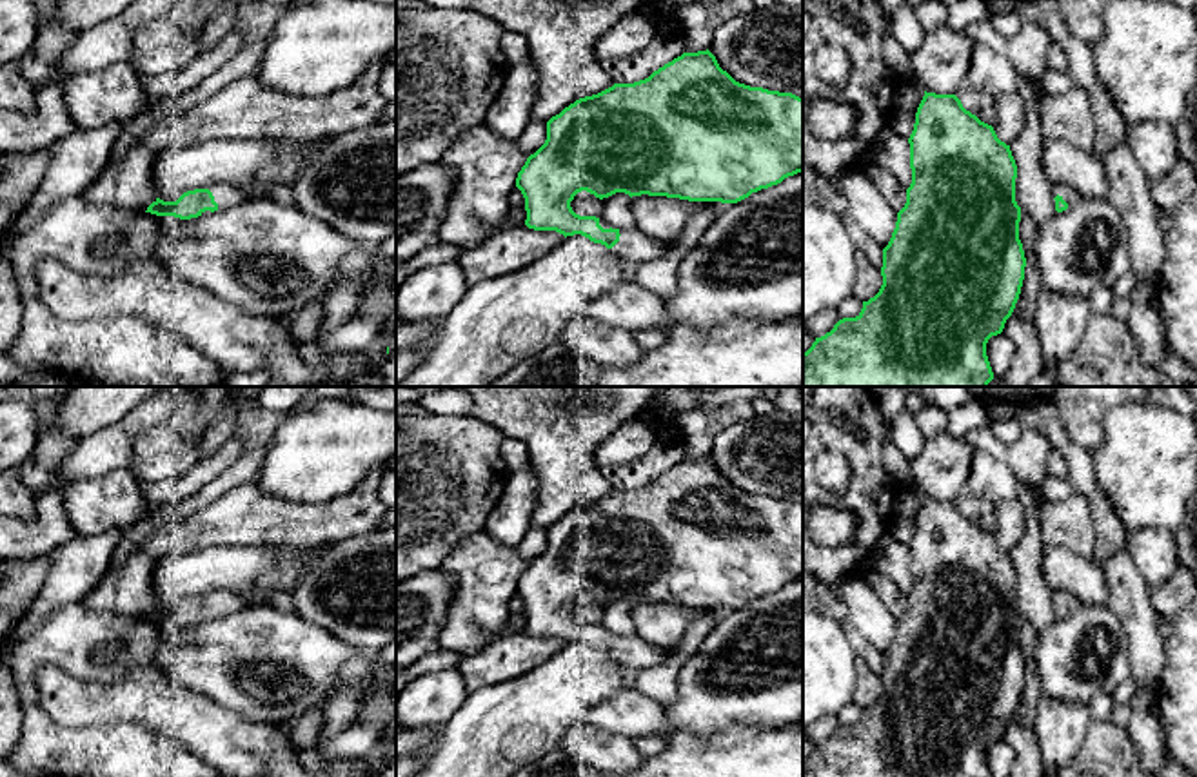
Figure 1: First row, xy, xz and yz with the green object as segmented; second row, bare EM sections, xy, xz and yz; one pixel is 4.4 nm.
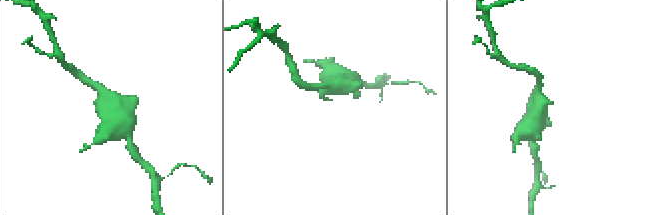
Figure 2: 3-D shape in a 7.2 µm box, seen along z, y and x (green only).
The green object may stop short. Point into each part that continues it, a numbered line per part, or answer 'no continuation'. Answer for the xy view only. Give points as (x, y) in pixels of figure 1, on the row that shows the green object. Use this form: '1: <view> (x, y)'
1: xy (226, 195)

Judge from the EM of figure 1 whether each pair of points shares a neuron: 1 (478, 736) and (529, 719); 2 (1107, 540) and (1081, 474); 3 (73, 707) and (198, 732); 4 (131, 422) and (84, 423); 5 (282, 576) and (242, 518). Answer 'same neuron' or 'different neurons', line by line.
1: same neuron
2: same neuron
3: same neuron
4: different neurons
5: different neurons

